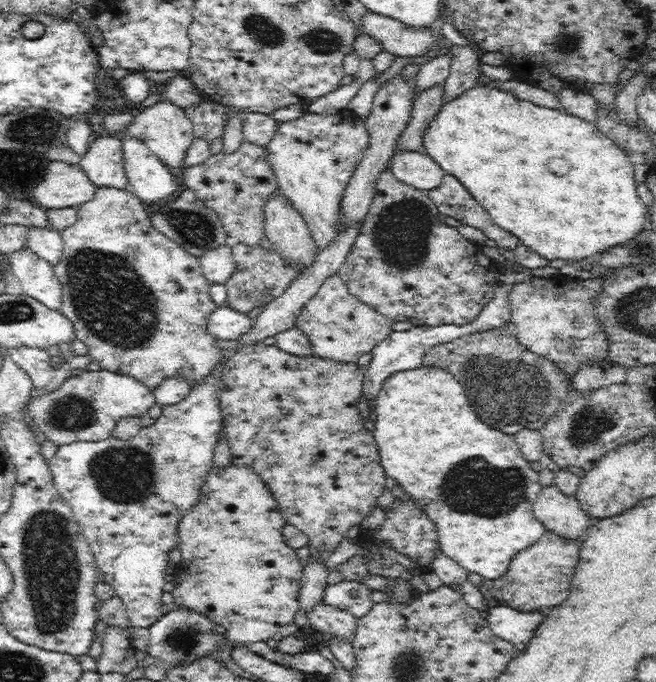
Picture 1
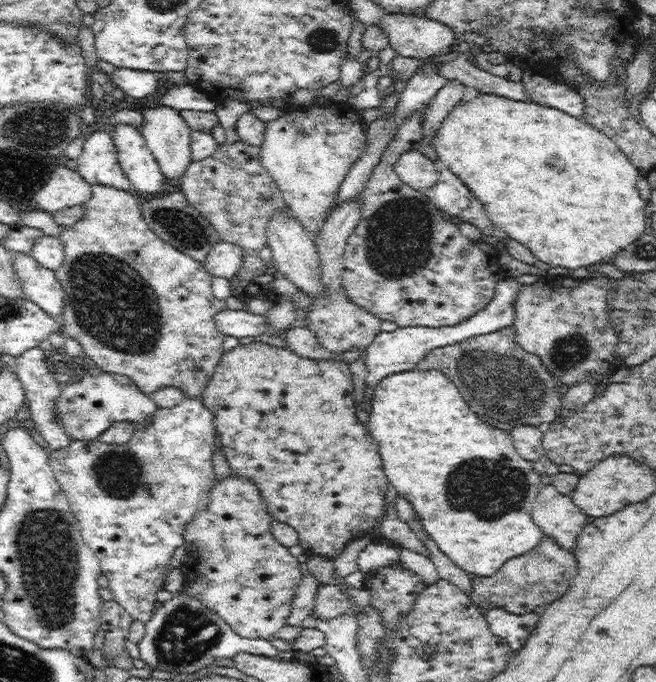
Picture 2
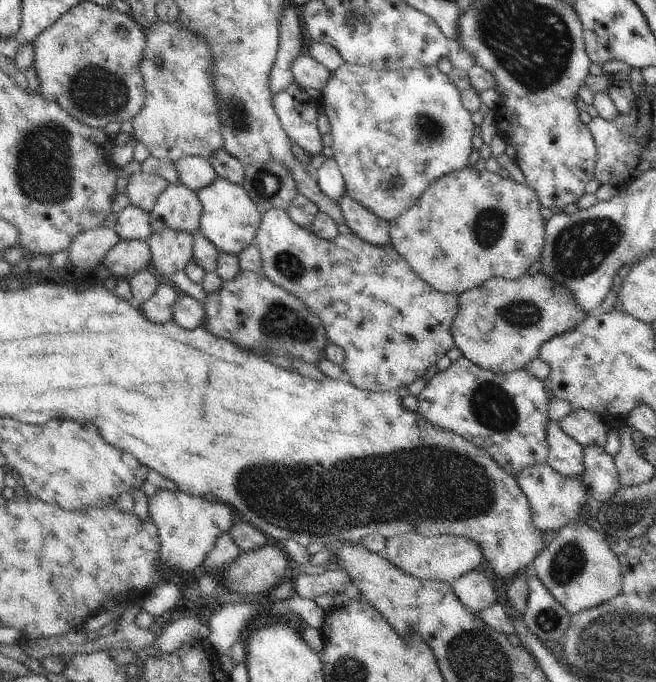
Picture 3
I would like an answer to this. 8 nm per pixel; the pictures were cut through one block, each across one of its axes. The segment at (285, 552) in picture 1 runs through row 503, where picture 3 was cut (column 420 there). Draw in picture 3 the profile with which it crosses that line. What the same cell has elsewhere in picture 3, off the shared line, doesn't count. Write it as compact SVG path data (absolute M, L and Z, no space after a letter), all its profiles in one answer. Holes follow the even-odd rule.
M472 163L434 182L421 198L399 218L389 222L390 244L427 284L442 293L457 293L484 285L492 278L518 279L534 262L541 261L545 244L545 224L541 203L528 185L502 178L486 169L480 171Z

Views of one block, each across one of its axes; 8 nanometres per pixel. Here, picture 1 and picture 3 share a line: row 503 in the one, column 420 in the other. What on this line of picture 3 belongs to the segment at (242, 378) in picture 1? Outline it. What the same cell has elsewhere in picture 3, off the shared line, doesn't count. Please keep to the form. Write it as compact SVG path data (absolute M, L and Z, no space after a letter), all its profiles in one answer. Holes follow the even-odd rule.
M272 208L263 215L255 243L262 257L262 275L268 278L275 286L281 287L286 293L296 296L305 305L305 308L310 310L310 313L316 314L321 326L324 328L327 342L337 345L344 352L345 362L340 368L344 370L347 379L354 383L357 388L374 393L382 393L409 387L415 380L425 376L427 370L433 365L437 365L440 359L455 346L451 327L459 310L459 295L435 290L430 284L420 278L415 271L412 271L408 262L400 254L397 254L391 244L372 245L357 237L356 234L344 229L334 239L320 239L315 233L297 226L286 211L278 208Z

